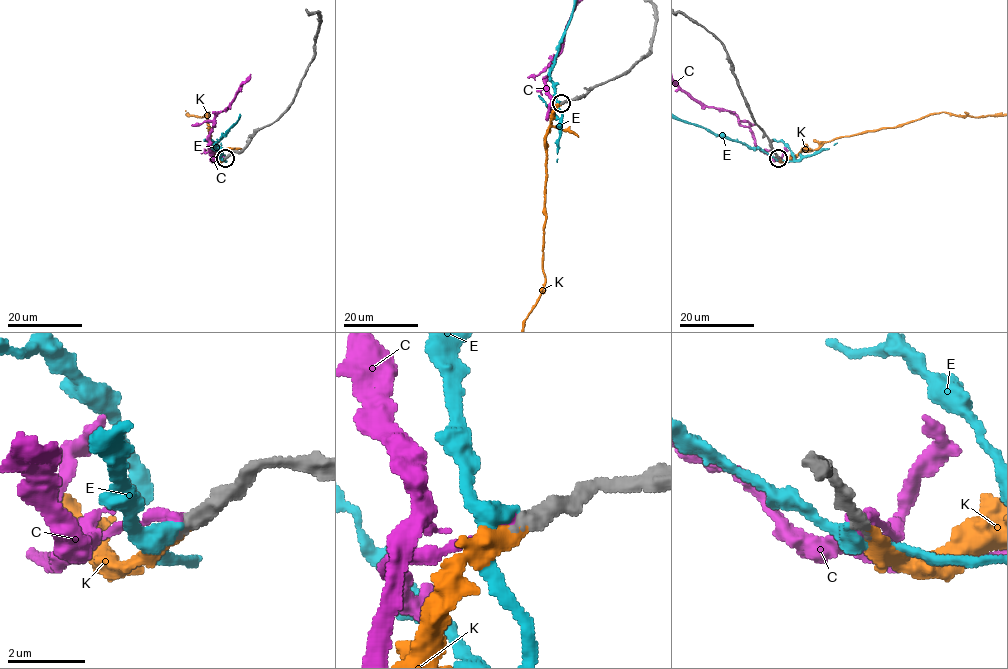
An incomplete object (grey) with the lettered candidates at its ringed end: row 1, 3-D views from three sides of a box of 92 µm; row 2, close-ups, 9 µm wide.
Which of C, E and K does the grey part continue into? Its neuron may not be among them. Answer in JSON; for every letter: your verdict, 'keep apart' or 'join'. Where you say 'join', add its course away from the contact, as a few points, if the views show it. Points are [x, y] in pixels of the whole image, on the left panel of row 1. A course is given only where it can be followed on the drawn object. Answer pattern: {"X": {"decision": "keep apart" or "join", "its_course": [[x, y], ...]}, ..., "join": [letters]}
{"C": {"decision": "keep apart"}, "E": {"decision": "keep apart"}, "K": {"decision": "join"}, "join": ["K"]}

